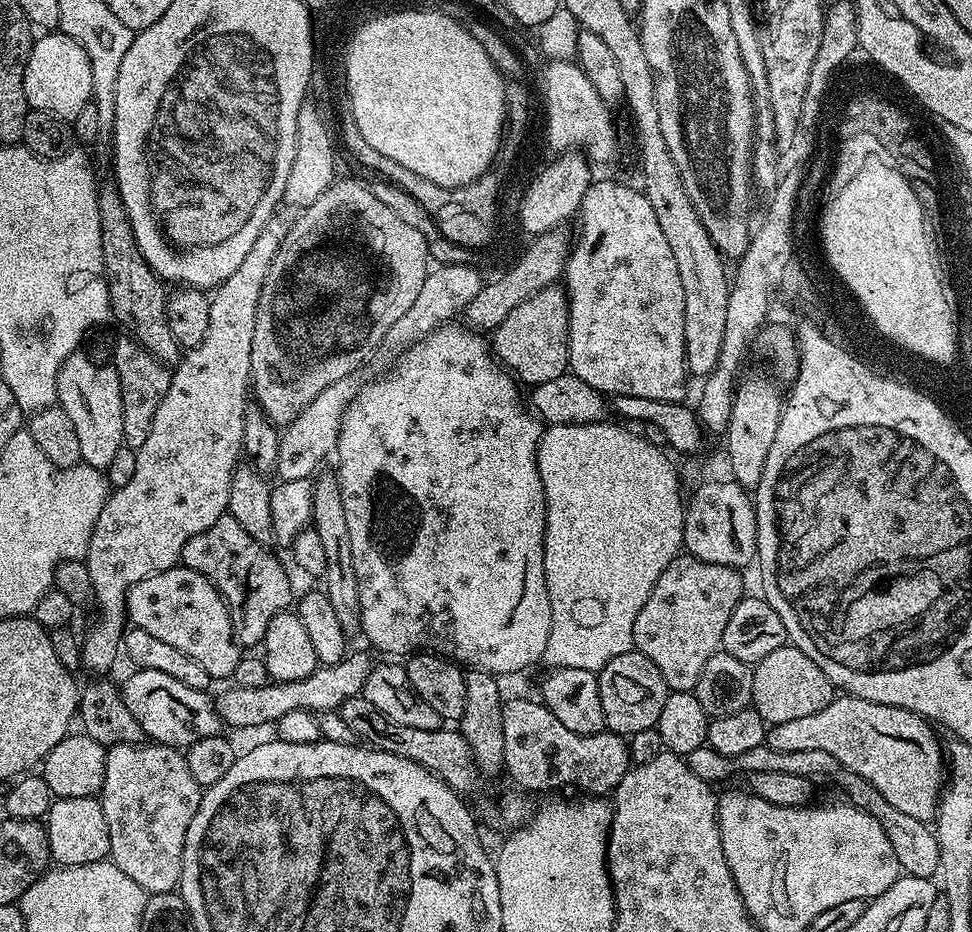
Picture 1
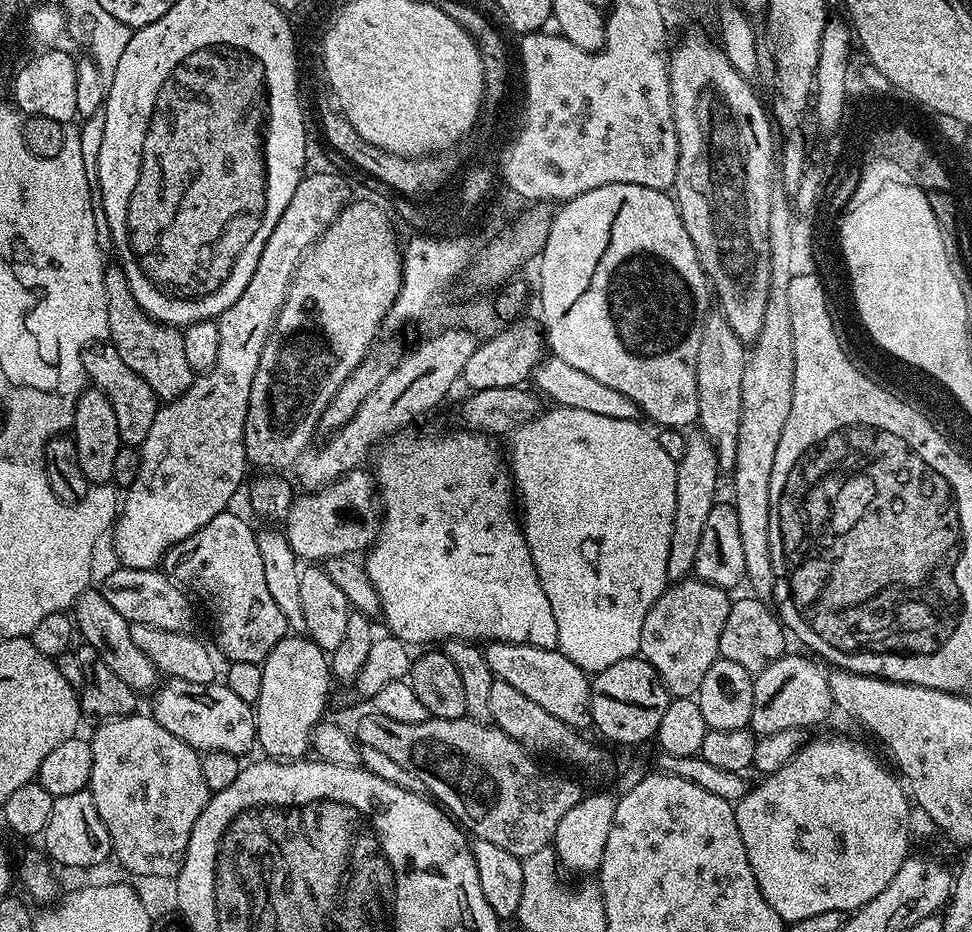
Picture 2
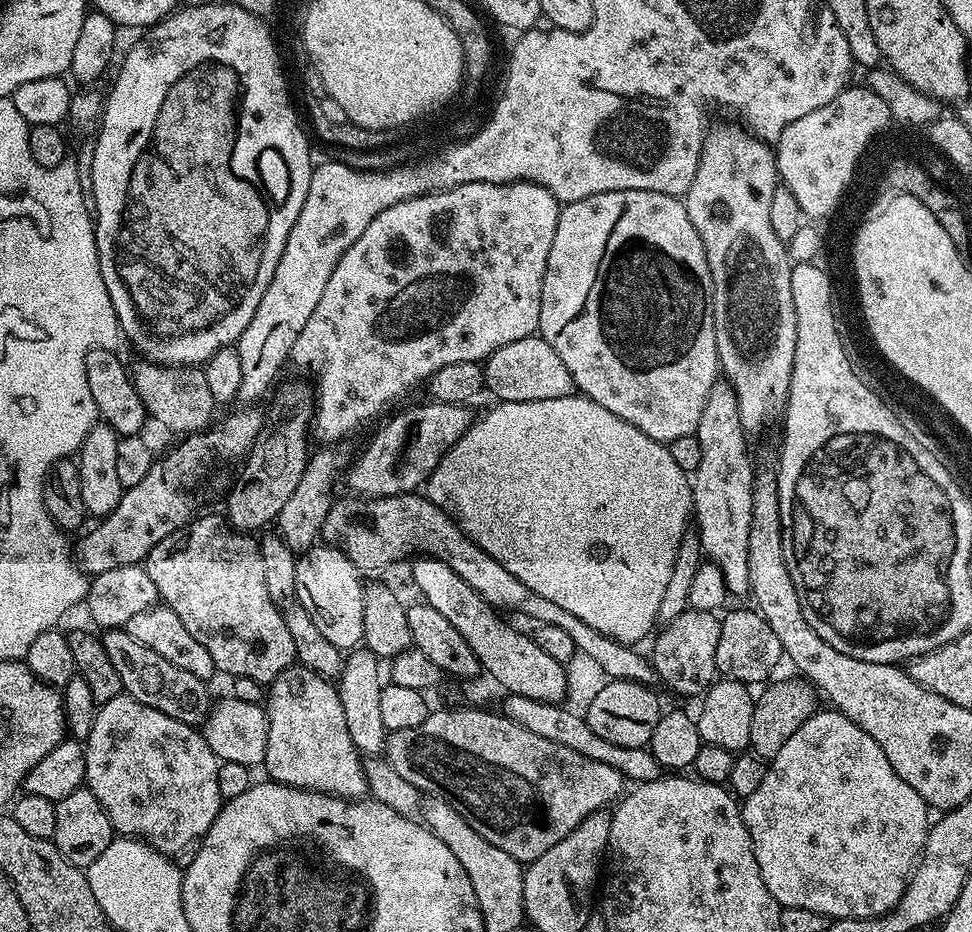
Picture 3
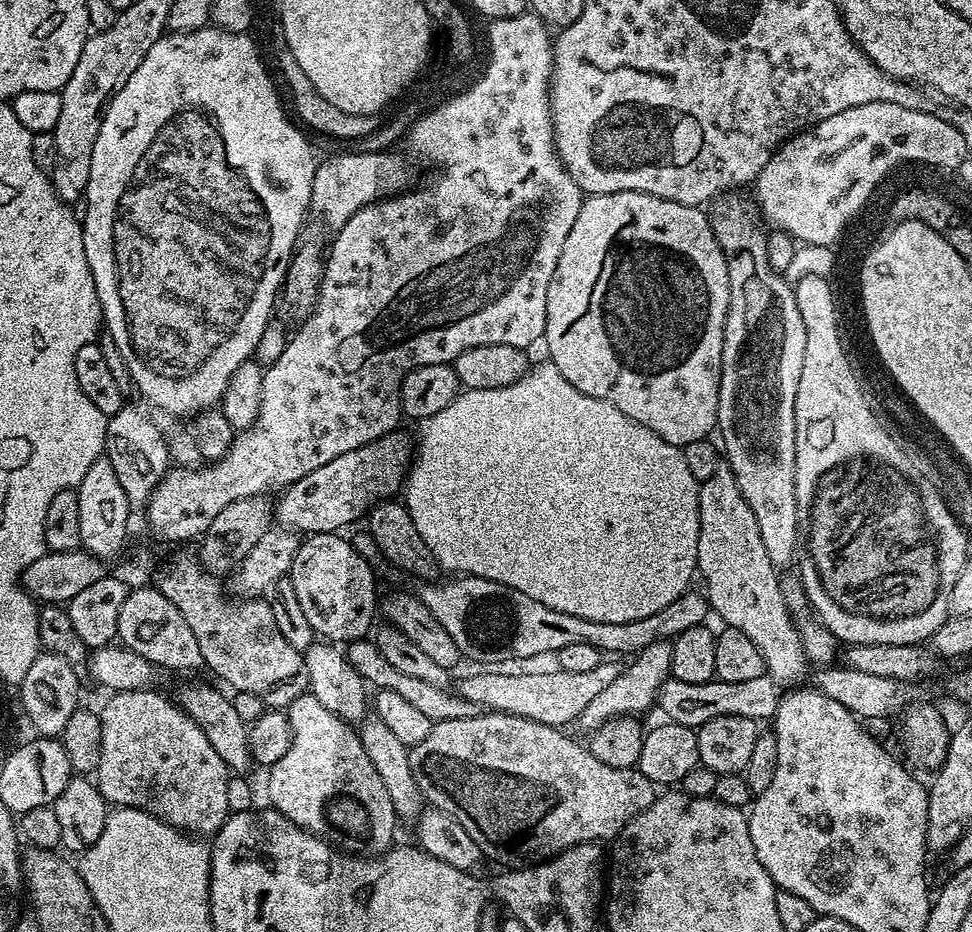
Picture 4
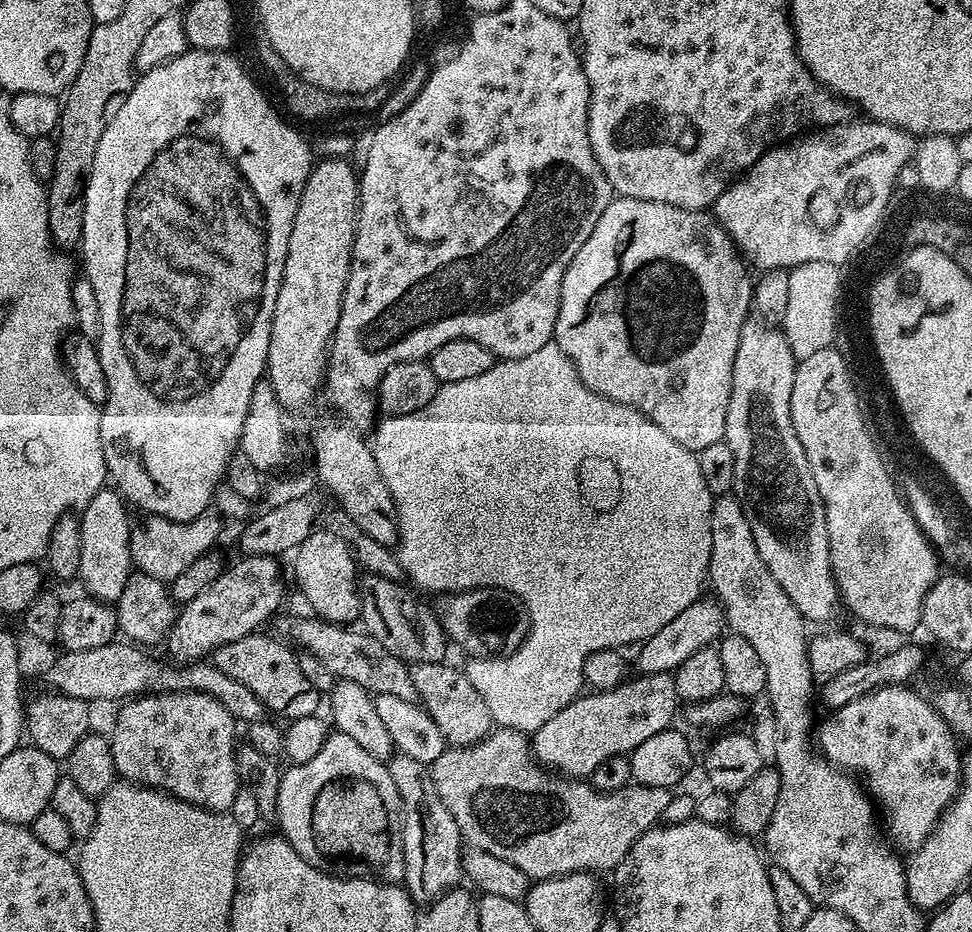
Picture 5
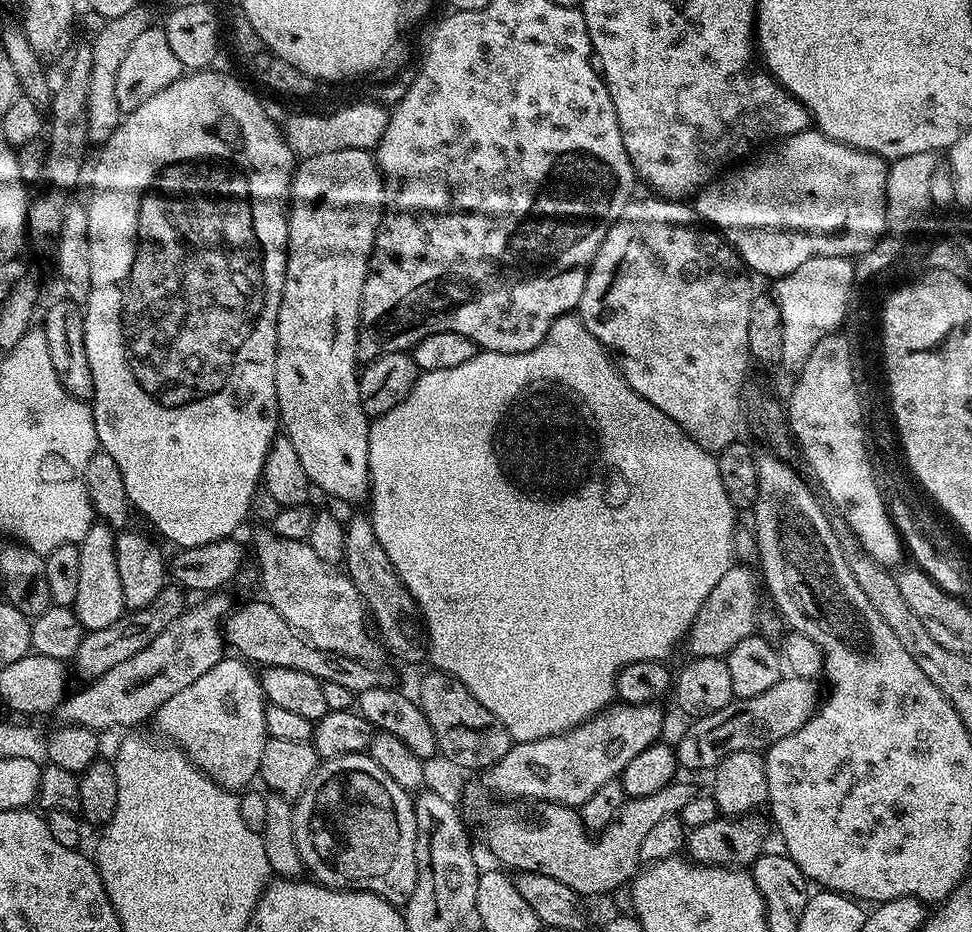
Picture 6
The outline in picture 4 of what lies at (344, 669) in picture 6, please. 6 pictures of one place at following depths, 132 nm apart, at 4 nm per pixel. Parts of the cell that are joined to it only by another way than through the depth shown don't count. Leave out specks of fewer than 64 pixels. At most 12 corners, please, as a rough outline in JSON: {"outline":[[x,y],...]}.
{"outline":[[371,639],[346,655],[365,684],[394,690],[433,724],[482,709],[460,693],[398,669]]}

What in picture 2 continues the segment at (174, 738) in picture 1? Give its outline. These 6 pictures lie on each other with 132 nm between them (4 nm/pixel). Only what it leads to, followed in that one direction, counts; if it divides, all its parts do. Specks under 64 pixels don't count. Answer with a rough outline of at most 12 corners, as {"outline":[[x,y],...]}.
{"outline":[[174,679],[150,715],[201,754],[254,748],[256,713],[227,684]]}

